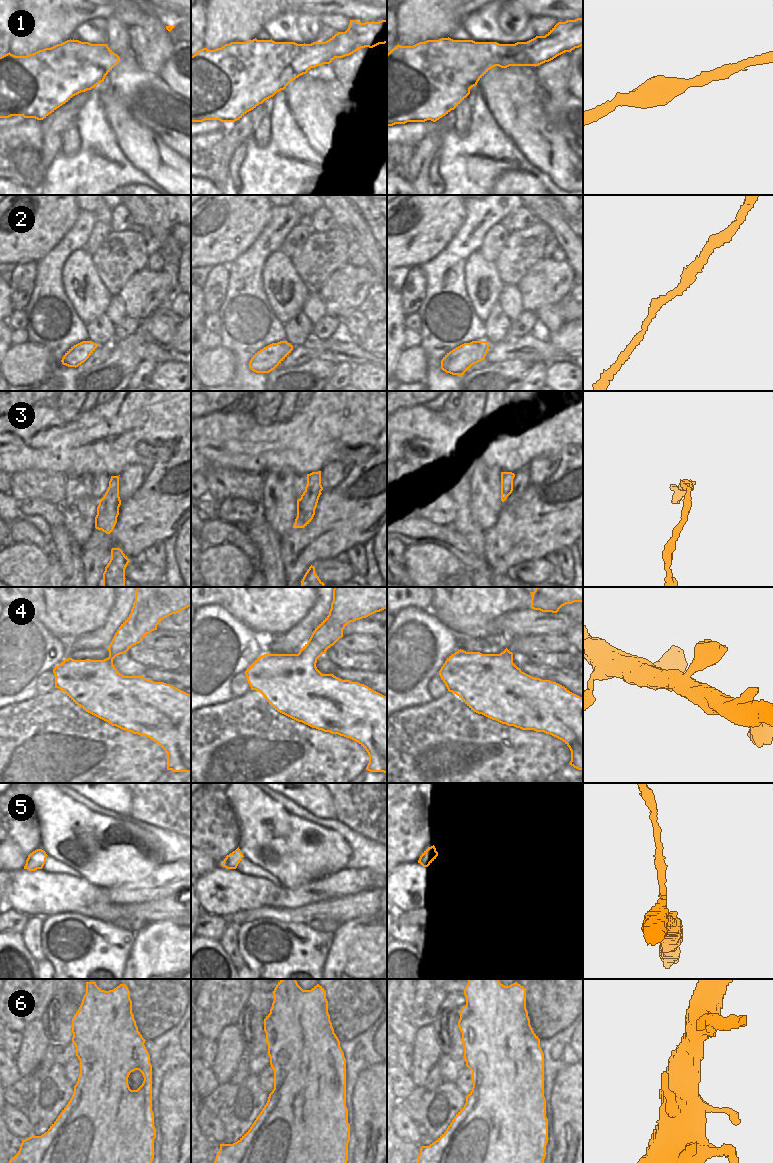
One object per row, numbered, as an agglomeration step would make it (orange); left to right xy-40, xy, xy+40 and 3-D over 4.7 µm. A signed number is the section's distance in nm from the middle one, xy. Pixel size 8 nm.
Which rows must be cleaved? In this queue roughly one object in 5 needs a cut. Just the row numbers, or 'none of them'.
3

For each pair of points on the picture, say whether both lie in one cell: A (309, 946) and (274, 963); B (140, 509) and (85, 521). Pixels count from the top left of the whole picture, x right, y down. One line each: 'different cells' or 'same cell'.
A: same cell
B: different cells

